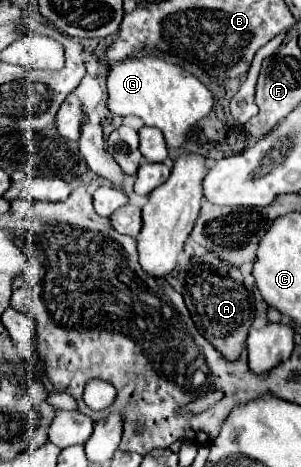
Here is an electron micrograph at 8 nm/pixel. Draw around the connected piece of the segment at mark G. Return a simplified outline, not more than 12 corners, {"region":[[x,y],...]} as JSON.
{"region":[[153,54],[111,66],[109,112],[189,140],[213,106],[193,74]]}

